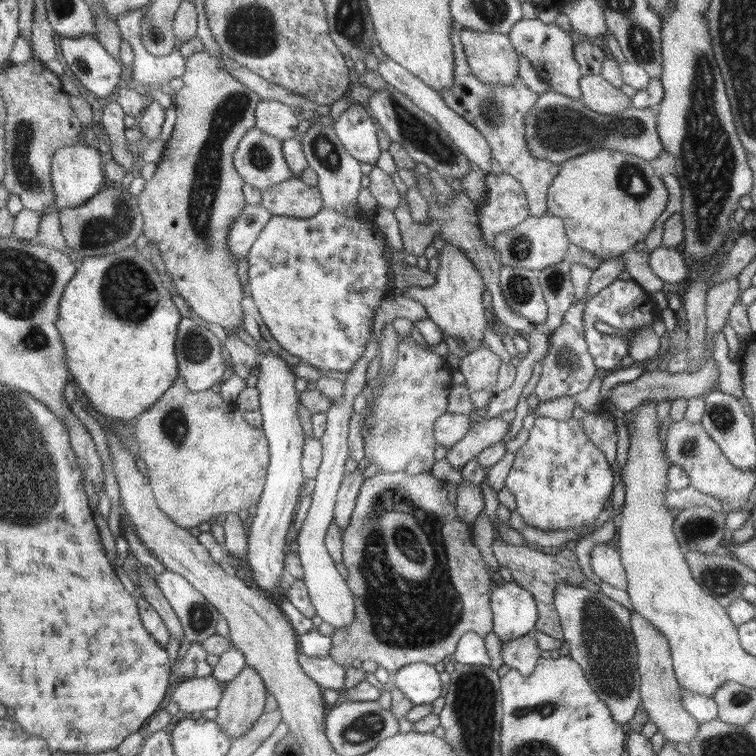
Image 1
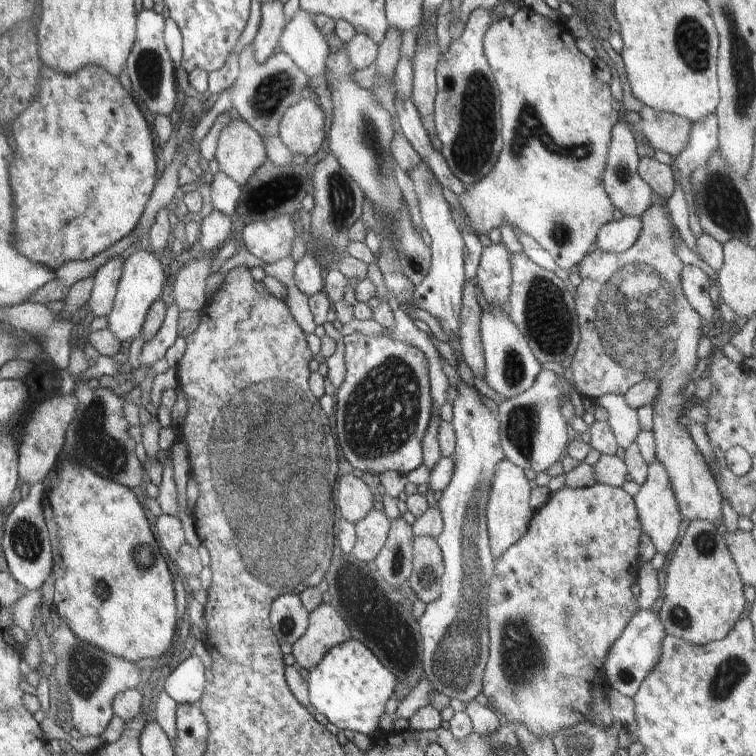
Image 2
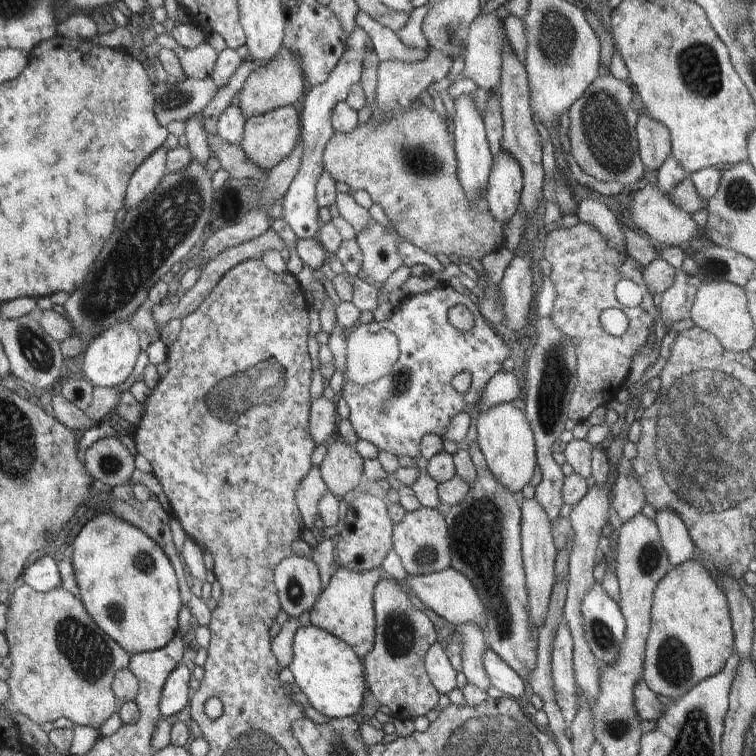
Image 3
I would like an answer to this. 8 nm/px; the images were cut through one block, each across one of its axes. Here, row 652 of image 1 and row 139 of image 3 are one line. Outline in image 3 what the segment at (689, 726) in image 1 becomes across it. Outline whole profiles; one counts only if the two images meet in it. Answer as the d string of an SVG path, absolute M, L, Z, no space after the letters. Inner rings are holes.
M643 110L635 129L641 161L646 168L658 170L672 152L670 131Z

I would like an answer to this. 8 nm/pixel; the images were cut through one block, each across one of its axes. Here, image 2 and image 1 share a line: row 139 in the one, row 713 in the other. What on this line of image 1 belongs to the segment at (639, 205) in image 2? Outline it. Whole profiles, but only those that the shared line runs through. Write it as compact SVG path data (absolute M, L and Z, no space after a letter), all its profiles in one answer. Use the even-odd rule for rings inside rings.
M568 582L556 585L556 589L554 589L554 606L556 612L558 612L563 630L564 644L570 650L568 654L582 667L584 676L593 692L596 692L602 702L606 703L614 721L624 727L633 718L638 706L641 705L638 654L635 638L630 628L630 610L604 595L602 591L592 591L581 585Z

